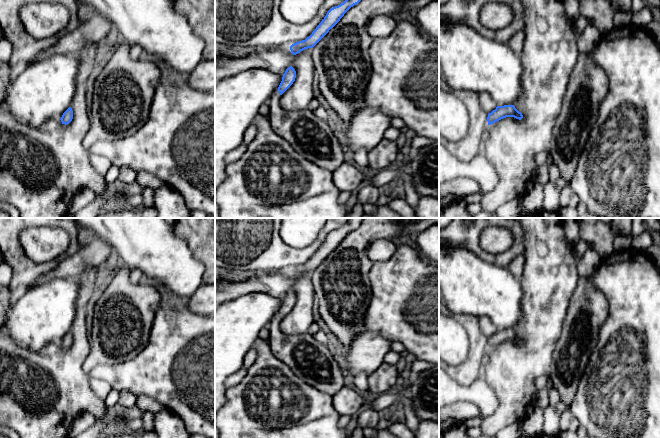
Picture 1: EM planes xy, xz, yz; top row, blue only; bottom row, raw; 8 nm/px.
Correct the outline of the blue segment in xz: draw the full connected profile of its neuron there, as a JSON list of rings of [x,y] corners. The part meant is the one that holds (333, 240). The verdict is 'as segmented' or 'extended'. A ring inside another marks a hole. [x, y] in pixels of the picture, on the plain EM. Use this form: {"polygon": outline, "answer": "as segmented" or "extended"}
{"polygon": [[[349,218],[343,227],[331,232],[309,261],[290,270],[291,277],[296,279],[305,273],[313,272],[340,245],[351,231],[361,225],[363,219]]], "answer": "as segmented"}

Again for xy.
{"polygon": [[[69,331],[69,332],[63,337],[63,339],[62,339],[62,341],[61,341],[60,344],[61,344],[62,348],[67,349],[67,348],[69,348],[69,347],[72,345],[72,343],[73,343],[73,334],[72,334],[71,331]]], "answer": "as segmented"}

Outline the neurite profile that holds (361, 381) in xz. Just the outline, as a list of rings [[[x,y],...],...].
[[[361,373],[358,376],[354,377],[355,385],[360,391],[368,391],[369,388],[368,376],[369,375],[365,373]]]

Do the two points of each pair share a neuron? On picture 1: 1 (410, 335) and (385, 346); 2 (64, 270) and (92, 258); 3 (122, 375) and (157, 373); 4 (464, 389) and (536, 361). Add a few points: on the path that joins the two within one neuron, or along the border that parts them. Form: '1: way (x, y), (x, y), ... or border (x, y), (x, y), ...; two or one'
1: border (369, 330), (379, 333), (391, 341); two
2: way (71, 268), (85, 258); one
3: way (131, 375), (144, 375), (148, 373); one
4: border (484, 379), (498, 401); two

